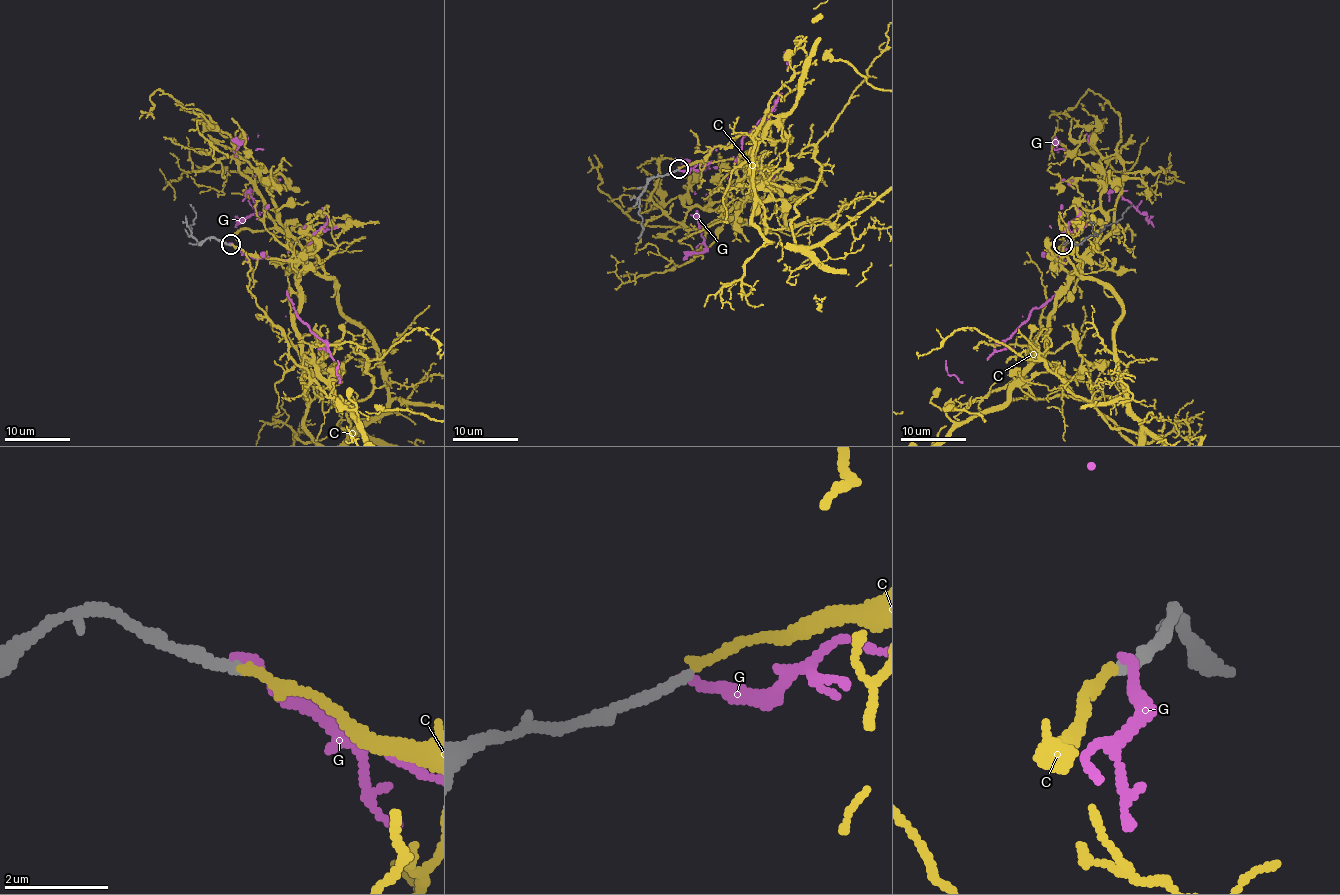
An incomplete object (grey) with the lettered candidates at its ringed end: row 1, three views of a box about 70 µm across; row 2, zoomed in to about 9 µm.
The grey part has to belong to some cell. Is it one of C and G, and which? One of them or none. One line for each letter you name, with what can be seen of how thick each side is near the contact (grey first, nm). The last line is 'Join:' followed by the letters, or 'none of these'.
C: 200/180 nm
Join: C

